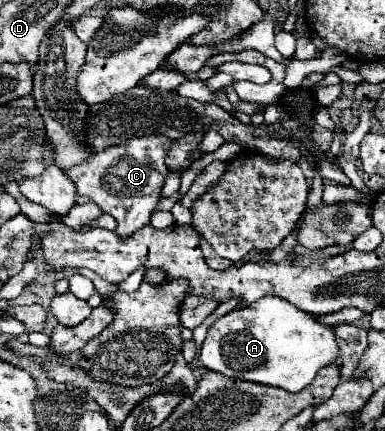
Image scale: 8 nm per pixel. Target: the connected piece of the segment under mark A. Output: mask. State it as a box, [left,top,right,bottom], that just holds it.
[198,296,340,392]

